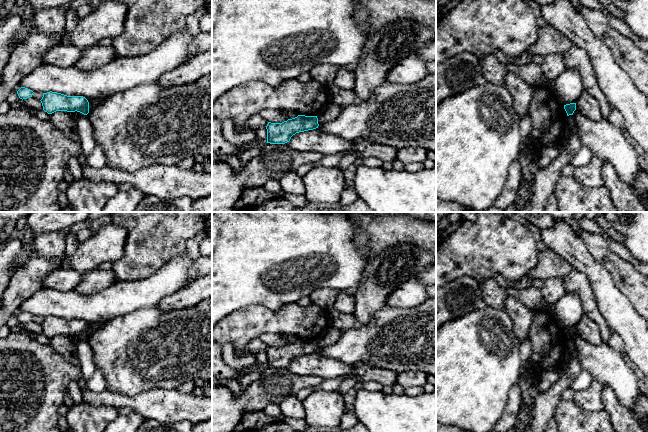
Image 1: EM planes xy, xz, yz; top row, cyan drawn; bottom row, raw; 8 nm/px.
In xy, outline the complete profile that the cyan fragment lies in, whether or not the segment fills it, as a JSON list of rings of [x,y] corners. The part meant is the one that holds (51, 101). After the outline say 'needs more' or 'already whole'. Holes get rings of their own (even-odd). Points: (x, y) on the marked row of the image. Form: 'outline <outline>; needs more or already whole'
outline [[[57,92],[43,93],[40,100],[43,110],[48,114],[56,111],[80,112],[84,115],[89,113],[89,102],[83,96],[67,96]]]; already whole

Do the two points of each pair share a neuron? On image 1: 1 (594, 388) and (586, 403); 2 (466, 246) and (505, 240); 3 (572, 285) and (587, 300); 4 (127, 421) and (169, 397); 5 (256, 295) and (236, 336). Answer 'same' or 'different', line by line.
1: same
2: same
3: same
4: different
5: different

